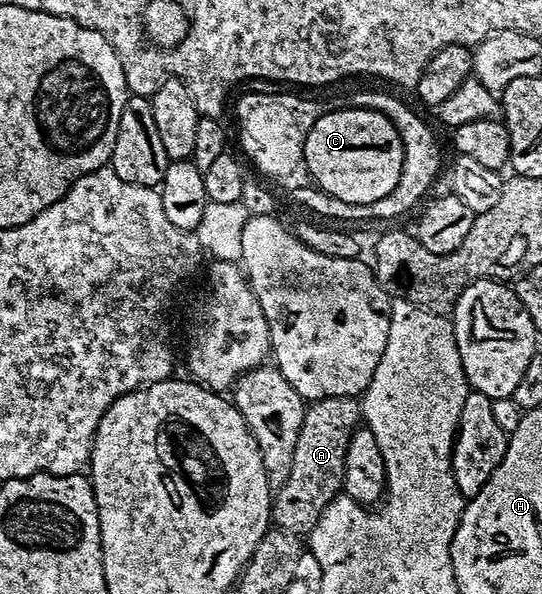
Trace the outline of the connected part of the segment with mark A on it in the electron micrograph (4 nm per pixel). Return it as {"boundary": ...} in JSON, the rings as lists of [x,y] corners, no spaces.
{"boundary":[[[328,396],[313,399],[307,405],[300,424],[300,436],[296,436],[292,472],[288,472],[288,480],[284,480],[284,484],[272,494],[270,520],[277,529],[299,536],[309,535],[324,508],[328,508],[333,498],[343,493],[344,456],[348,452],[348,440],[352,440],[354,431],[359,429],[362,417],[358,398]]]}

